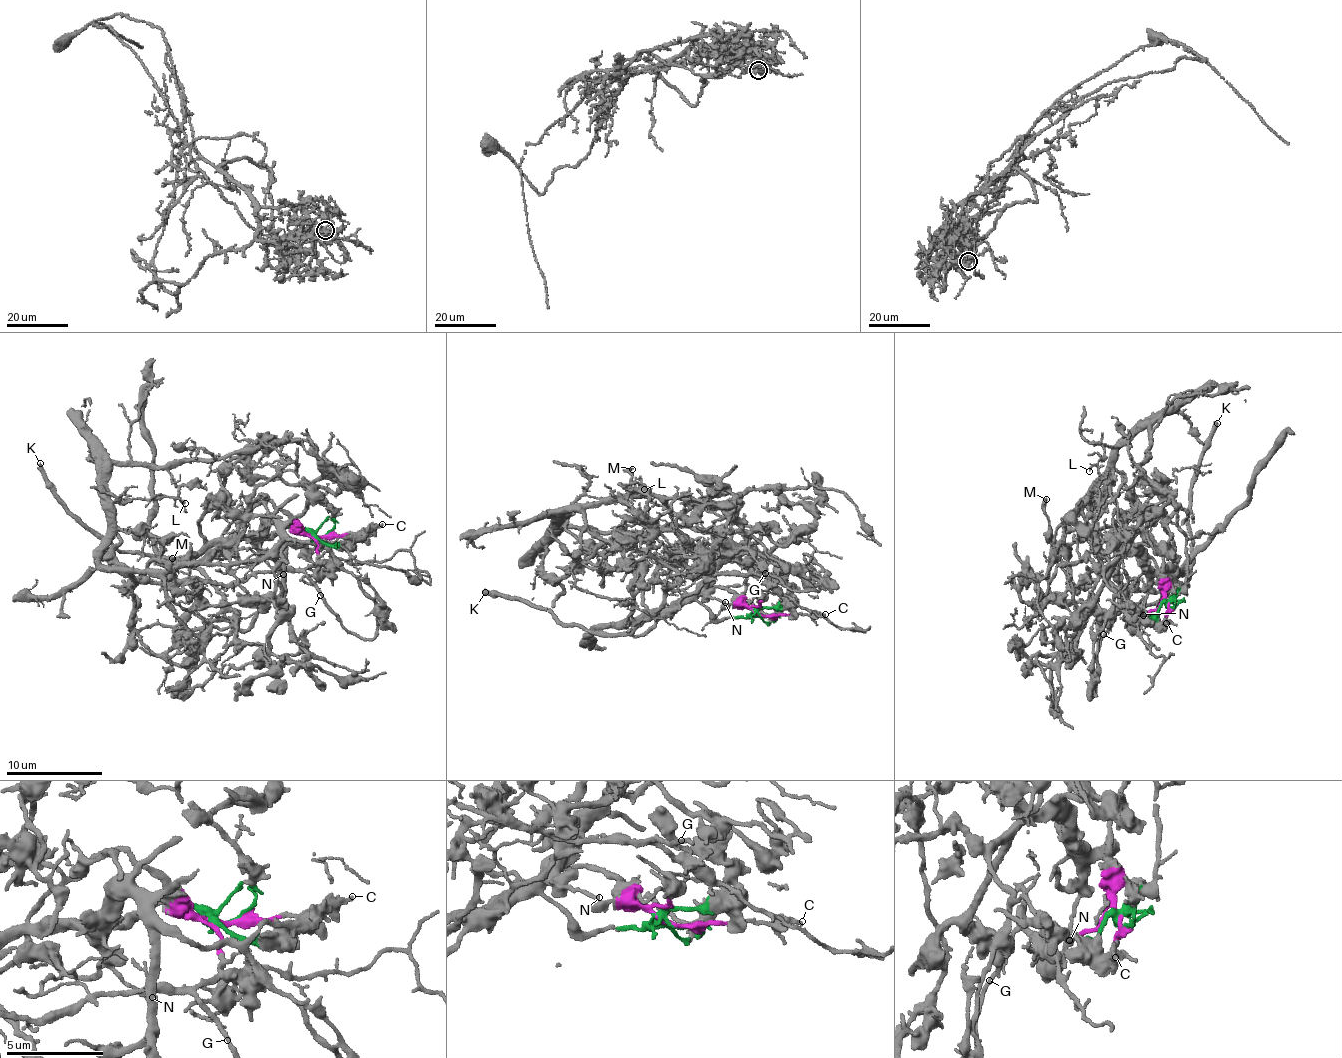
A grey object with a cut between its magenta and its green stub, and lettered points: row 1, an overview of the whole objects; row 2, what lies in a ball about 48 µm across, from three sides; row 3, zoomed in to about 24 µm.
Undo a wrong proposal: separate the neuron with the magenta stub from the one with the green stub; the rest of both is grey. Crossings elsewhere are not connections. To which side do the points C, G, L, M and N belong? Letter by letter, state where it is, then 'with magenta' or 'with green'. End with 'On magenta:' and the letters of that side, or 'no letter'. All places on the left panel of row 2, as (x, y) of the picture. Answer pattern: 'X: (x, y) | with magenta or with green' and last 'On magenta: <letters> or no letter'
C: (382, 524) | with magenta
G: (320, 595) | with green
L: (185, 503) | with green
M: (172, 558) | with magenta
N: (283, 574) | with green
On magenta: C, M

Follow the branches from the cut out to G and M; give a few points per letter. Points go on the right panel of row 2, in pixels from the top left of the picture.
G: (1168, 606), (1171, 563), (1174, 588), (1135, 590), (1107, 569), (1121, 589), (1103, 635)
M: (1168, 604), (1167, 543), (1175, 577), (1187, 585), (1114, 612), (1078, 612), (1045, 499)

